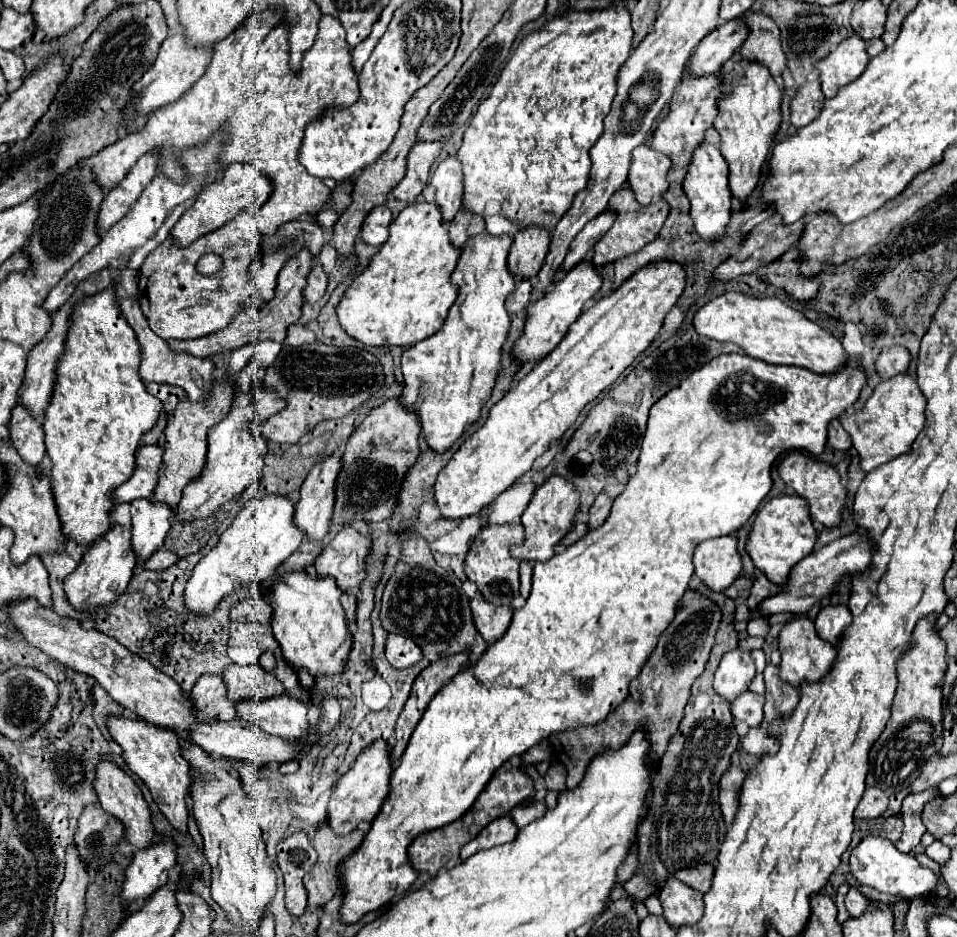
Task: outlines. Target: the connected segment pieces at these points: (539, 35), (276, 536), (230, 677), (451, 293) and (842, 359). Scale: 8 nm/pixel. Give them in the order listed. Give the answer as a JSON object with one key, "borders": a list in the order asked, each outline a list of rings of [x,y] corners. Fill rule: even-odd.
{"borders":[[[[615,8],[613,10],[593,10],[593,12],[567,12],[565,16],[553,18],[547,28],[541,28],[537,32],[527,34],[521,44],[517,46],[515,54],[511,60],[505,64],[503,72],[499,74],[497,82],[491,88],[491,94],[487,100],[483,100],[471,118],[469,128],[463,134],[463,144],[457,152],[457,158],[463,164],[463,174],[465,174],[465,188],[467,188],[467,210],[479,214],[485,218],[485,230],[493,236],[503,236],[503,234],[517,234],[519,230],[525,230],[529,226],[539,226],[547,232],[551,232],[559,218],[571,208],[571,202],[579,190],[583,190],[589,182],[589,168],[591,168],[591,158],[589,150],[597,142],[599,134],[603,134],[603,120],[611,110],[611,102],[615,98],[615,74],[619,72],[619,66],[629,58],[631,50],[631,38],[633,38],[633,28],[631,28],[631,18],[625,8]]],[[[263,496],[247,502],[227,532],[223,532],[219,544],[195,566],[185,588],[185,608],[199,616],[211,616],[223,598],[237,594],[247,584],[273,578],[275,570],[303,540],[303,532],[293,526],[293,512],[293,502],[283,496]]],[[[231,664],[223,678],[227,682],[227,696],[233,702],[245,702],[251,698],[275,698],[285,694],[283,684],[269,672],[261,668],[261,664],[253,666],[237,666]]],[[[435,202],[409,204],[391,222],[389,240],[339,302],[337,316],[343,330],[367,346],[413,346],[433,336],[459,294],[451,282],[459,256],[461,248],[451,242],[439,206]]],[[[727,292],[701,306],[695,312],[693,326],[699,336],[717,342],[733,342],[741,346],[747,356],[769,364],[793,364],[817,374],[827,374],[849,362],[841,342],[831,332],[819,328],[779,298],[749,298],[741,292]]]]}

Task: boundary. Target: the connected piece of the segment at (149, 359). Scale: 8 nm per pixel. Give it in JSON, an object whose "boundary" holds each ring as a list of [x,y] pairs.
{"boundary":[[[119,298],[119,308],[123,318],[127,320],[127,324],[135,330],[137,342],[141,346],[141,378],[147,382],[159,382],[159,384],[171,384],[171,386],[179,386],[187,392],[187,396],[195,402],[205,402],[211,396],[213,390],[213,372],[215,372],[215,364],[211,362],[211,358],[191,358],[189,354],[171,354],[171,350],[167,350],[167,342],[161,340],[149,326],[147,320],[141,312],[139,300],[135,298]]]}

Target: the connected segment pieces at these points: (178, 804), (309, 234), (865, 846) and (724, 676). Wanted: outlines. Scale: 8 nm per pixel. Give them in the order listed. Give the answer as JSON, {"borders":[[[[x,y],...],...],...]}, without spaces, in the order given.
{"borders":[[[[119,716],[119,718],[109,718],[107,722],[109,732],[113,736],[113,740],[123,748],[123,760],[127,762],[127,766],[131,768],[133,774],[137,774],[145,786],[149,788],[153,800],[157,802],[159,810],[167,816],[167,820],[171,822],[171,826],[181,832],[187,834],[187,822],[189,822],[189,808],[187,808],[187,796],[191,794],[191,766],[189,762],[183,758],[181,754],[181,744],[179,744],[179,736],[171,730],[161,730],[155,728],[143,720],[131,718],[131,716]]],[[[315,218],[309,220],[295,220],[295,222],[287,222],[283,228],[279,228],[273,236],[265,236],[261,240],[261,256],[259,262],[251,264],[251,276],[255,278],[255,284],[259,286],[259,294],[263,294],[263,298],[271,300],[275,294],[275,286],[277,286],[277,274],[283,268],[285,260],[295,256],[301,248],[309,248],[311,254],[319,254],[323,248],[325,240],[323,240],[323,230],[319,226],[319,222]]],[[[865,836],[849,856],[849,870],[859,886],[873,888],[877,892],[883,892],[887,896],[903,896],[903,898],[917,898],[917,896],[929,896],[935,888],[935,874],[927,868],[923,868],[911,854],[903,854],[895,848],[893,842],[879,836]]],[[[735,648],[721,658],[721,664],[715,672],[715,692],[727,702],[733,702],[737,696],[749,690],[749,684],[755,676],[755,664],[749,652]]]]}

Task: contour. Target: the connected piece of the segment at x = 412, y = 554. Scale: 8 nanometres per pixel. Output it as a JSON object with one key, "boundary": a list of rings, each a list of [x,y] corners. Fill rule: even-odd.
{"boundary":[[[411,538],[403,546],[403,556],[383,592],[381,622],[387,632],[407,634],[413,642],[417,642],[429,662],[467,652],[467,666],[473,666],[487,650],[487,642],[477,634],[469,598],[461,588],[461,580],[443,570],[435,562],[427,542],[419,538]]]}

